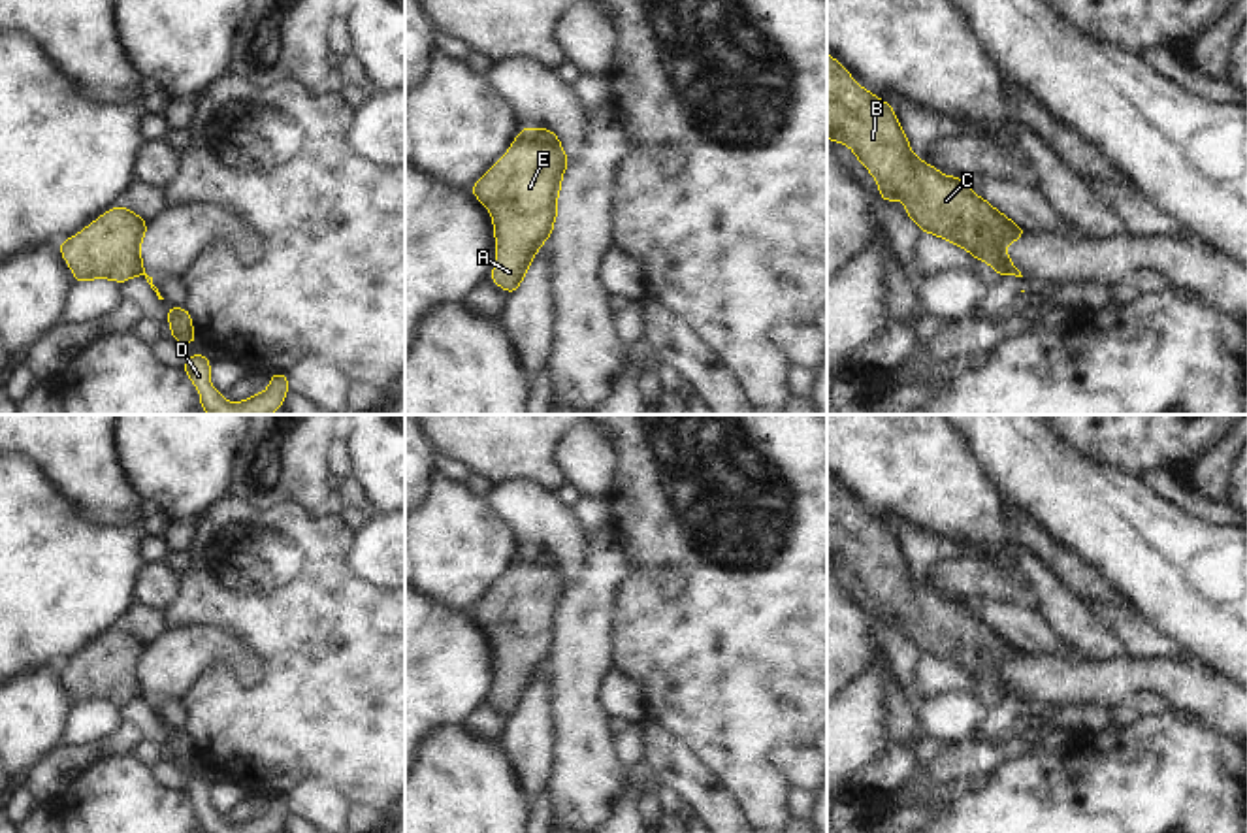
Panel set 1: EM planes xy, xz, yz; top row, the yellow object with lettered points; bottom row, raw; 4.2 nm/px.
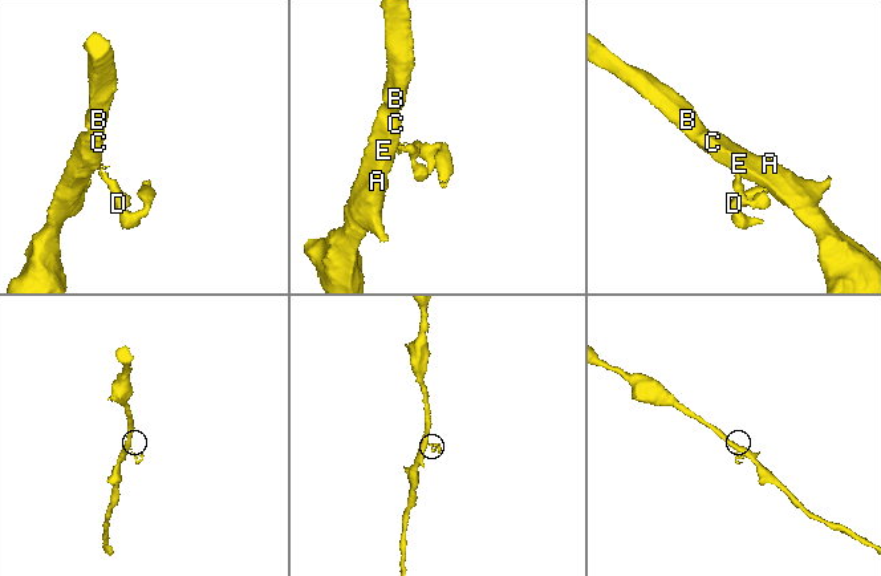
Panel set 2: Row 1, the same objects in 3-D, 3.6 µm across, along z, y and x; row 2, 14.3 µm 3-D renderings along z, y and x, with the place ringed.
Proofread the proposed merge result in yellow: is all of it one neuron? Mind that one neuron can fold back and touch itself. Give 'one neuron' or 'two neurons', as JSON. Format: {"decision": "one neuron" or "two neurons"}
{"decision": "two neurons"}

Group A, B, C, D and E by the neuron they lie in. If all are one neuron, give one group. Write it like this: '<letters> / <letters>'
A B C E / D

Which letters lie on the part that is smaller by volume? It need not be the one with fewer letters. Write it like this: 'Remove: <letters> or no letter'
Remove: D

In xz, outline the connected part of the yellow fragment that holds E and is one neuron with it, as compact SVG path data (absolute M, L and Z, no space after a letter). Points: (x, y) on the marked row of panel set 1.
M520 128L509 151L471 187L494 220L495 262L490 281L510 296L539 247L550 239L569 158L548 128Z

